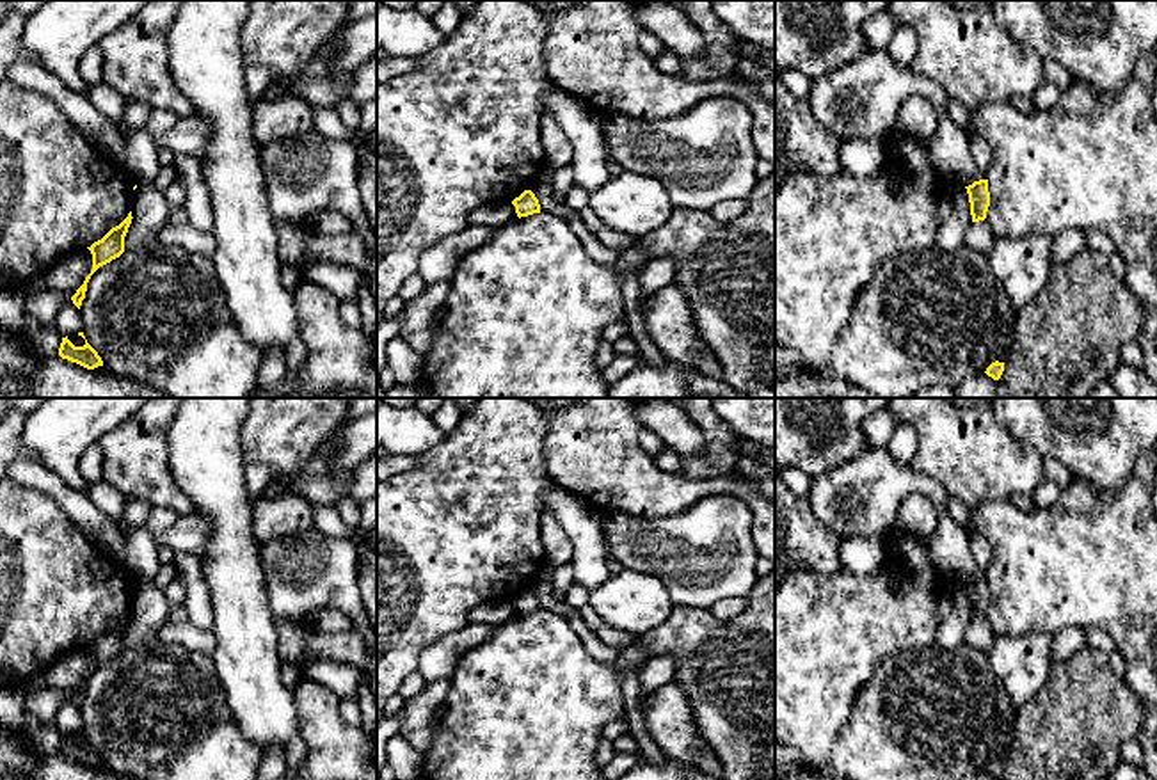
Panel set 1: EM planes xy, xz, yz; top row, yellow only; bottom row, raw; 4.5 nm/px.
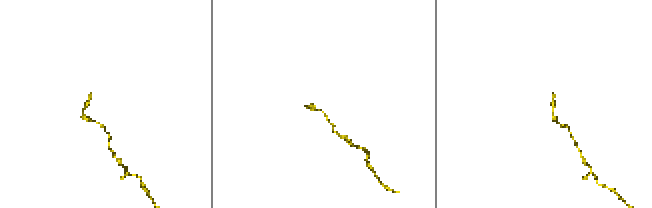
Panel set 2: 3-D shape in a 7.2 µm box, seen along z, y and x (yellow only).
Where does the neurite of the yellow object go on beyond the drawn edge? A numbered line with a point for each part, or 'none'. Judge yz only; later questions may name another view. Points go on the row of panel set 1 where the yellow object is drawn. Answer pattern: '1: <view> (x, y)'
none

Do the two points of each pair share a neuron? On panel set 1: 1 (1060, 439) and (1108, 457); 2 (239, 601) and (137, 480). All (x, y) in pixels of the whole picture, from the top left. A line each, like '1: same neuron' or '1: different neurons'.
1: same neuron
2: different neurons

